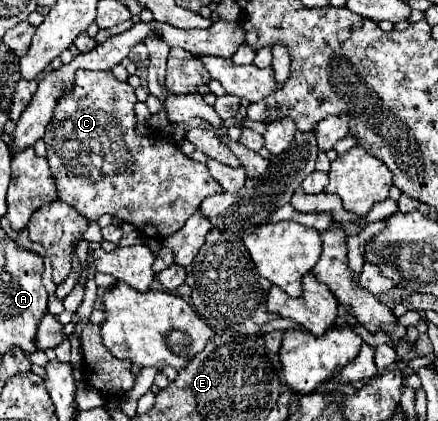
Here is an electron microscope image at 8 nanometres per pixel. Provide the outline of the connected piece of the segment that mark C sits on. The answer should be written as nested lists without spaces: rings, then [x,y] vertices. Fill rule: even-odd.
[[[79,70],[75,74],[75,88],[59,100],[53,120],[47,126],[43,138],[47,144],[47,160],[57,182],[59,200],[71,204],[87,220],[97,220],[103,214],[111,214],[123,222],[129,222],[147,238],[165,240],[183,228],[187,218],[197,212],[199,204],[207,196],[225,190],[207,172],[205,164],[191,160],[175,142],[157,132],[149,136],[137,134],[137,118],[133,112],[135,102],[135,90],[127,82],[119,82],[111,70]]]

